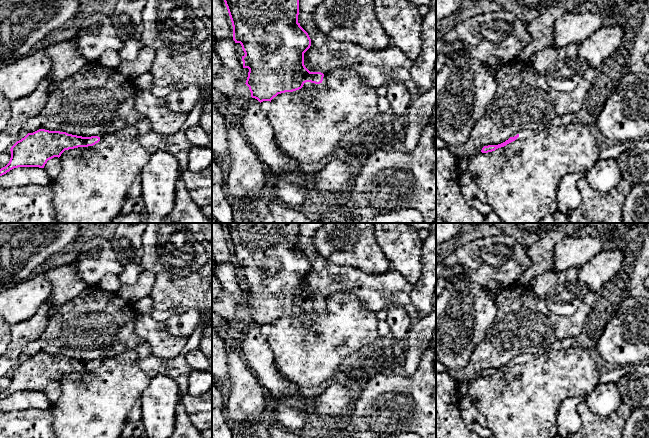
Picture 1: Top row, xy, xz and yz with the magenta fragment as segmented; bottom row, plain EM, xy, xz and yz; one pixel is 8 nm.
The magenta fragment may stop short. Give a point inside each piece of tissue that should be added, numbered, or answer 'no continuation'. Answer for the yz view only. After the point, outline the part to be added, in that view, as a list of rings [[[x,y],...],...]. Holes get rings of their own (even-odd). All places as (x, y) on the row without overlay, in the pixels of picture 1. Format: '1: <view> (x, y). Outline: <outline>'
1: yz (524, 357). Outline: [[[526,352],[526,353],[520,354],[518,357],[514,358],[512,361],[514,361],[518,358],[519,361],[517,363],[523,364],[523,363],[530,361],[534,356],[535,356],[534,352]]]

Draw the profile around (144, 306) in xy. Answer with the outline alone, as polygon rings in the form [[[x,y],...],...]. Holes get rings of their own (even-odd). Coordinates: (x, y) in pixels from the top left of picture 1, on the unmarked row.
[[[149,296],[143,297],[133,307],[138,315],[151,315],[153,312],[153,301]]]

